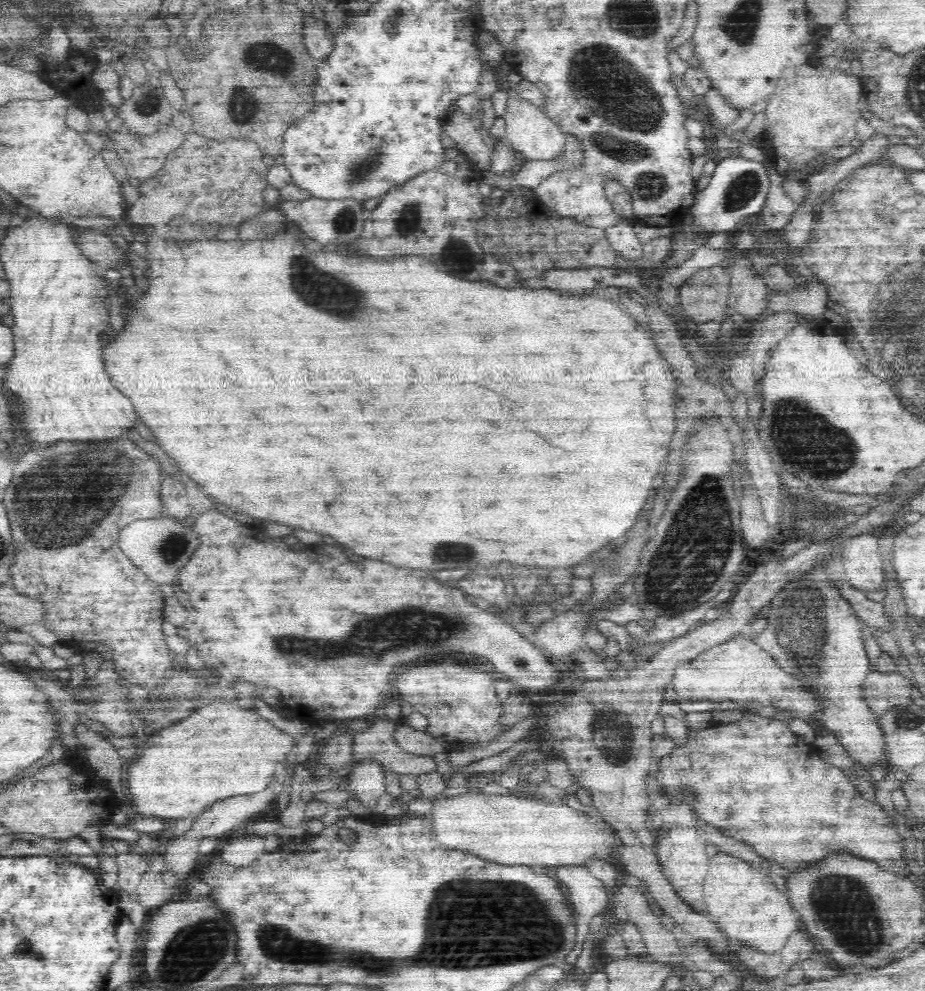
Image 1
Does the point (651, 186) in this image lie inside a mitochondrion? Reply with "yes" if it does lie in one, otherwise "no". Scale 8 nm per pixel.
yes

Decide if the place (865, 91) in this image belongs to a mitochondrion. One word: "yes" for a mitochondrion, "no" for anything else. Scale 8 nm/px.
no

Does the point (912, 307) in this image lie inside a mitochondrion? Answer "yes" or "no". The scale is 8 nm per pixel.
yes

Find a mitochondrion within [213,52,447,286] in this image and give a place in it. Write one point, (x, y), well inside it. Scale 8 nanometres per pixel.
(365, 168)

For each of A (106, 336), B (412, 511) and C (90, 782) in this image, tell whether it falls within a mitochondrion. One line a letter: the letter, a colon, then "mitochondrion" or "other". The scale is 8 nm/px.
A: other
B: other
C: other

